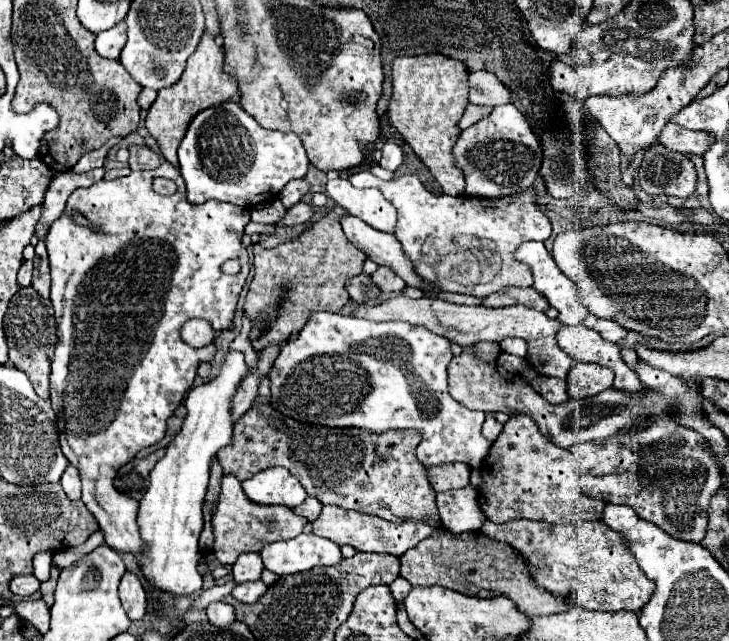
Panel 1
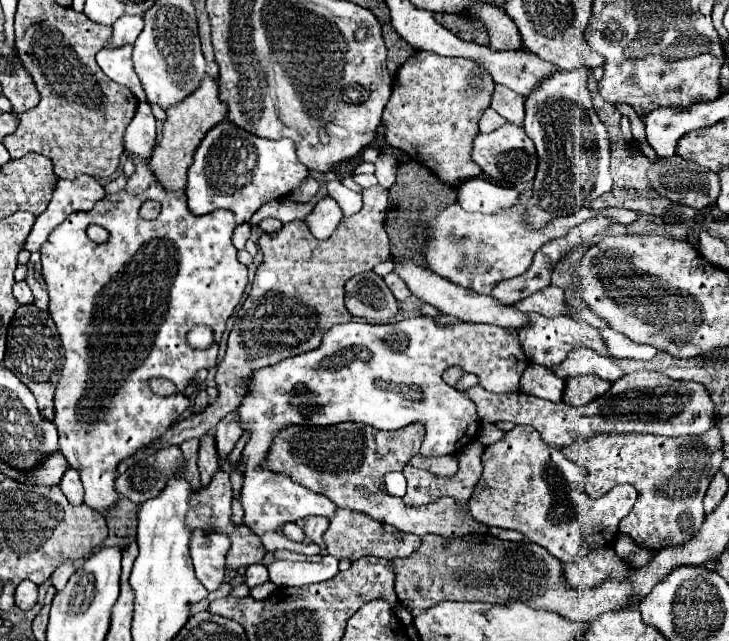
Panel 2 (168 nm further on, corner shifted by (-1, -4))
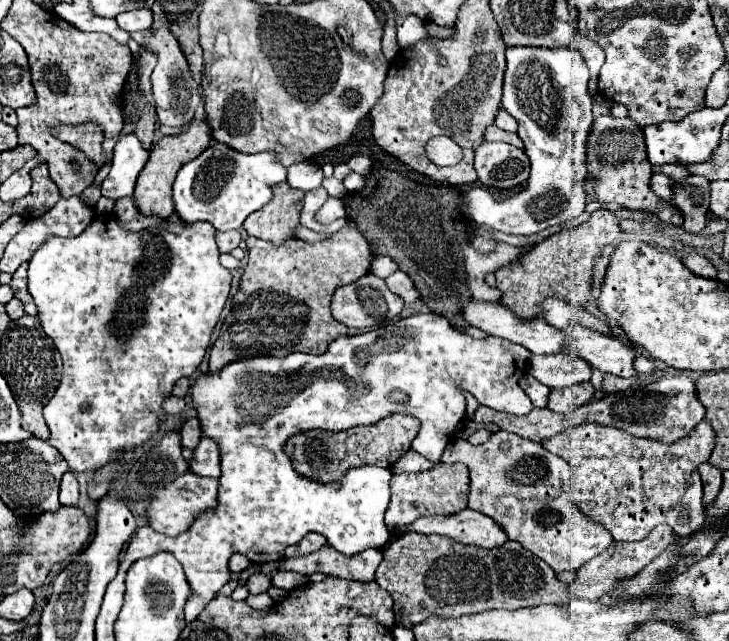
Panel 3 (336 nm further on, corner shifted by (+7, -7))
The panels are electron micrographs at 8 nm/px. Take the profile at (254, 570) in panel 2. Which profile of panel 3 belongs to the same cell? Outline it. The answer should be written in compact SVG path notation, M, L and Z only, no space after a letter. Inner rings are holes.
M256 573L248 579L246 585L248 585L250 593L266 593L272 587L272 577L264 575L264 573Z

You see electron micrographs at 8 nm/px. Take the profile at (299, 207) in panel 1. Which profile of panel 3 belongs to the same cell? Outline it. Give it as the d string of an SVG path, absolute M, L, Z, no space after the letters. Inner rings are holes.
M330 197L330 199L318 209L318 213L316 213L316 221L322 223L322 225L328 225L328 223L332 223L332 221L336 221L336 219L342 219L344 215L346 215L344 203L342 203L340 199Z

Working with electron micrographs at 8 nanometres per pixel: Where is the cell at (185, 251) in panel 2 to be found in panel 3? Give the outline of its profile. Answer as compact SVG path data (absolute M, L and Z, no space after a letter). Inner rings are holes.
M98 215L98 217L94 217L94 221L88 225L88 229L82 235L72 237L72 239L52 237L30 259L28 293L32 295L32 299L38 307L38 319L40 319L44 333L54 341L54 345L60 351L62 361L64 361L60 385L58 385L54 397L50 399L50 403L44 407L44 419L46 419L46 425L50 429L48 443L58 449L58 453L68 461L70 469L74 469L74 471L96 471L102 465L106 465L108 461L118 459L118 455L132 451L140 443L146 443L158 431L162 419L166 417L166 413L162 411L162 401L170 395L174 383L180 377L192 377L196 373L196 369L198 369L198 365L200 365L200 361L202 361L202 357L210 345L212 329L220 319L220 313L222 313L224 303L226 303L228 293L230 293L230 281L232 281L230 271L224 269L218 261L220 251L216 247L214 233L216 233L216 229L210 223L192 223L192 225L162 223L162 227L130 233L130 231L120 227L120 223L114 215ZM82 405L88 405L90 411L84 413L80 409Z

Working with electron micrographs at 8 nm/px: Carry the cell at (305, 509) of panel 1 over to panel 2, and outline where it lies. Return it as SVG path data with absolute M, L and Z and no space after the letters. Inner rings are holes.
M306 516L304 520L298 520L296 524L306 532L308 538L312 538L312 542L316 542L318 546L324 548L324 544L322 544L322 534L324 534L326 528L328 528L328 520L326 520L326 518L322 518L322 516Z

